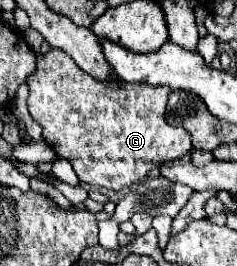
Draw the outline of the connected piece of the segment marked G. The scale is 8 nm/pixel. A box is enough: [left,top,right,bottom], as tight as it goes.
[25,48,193,190]

